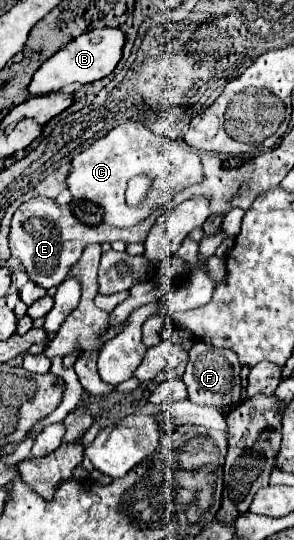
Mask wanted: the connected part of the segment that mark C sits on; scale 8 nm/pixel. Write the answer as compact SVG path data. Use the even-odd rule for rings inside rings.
M125 121L119 127L115 127L113 131L109 131L103 139L95 141L91 147L87 147L85 151L81 151L79 155L73 157L73 169L67 177L67 185L69 185L69 191L73 193L73 197L93 201L101 207L103 223L121 229L121 227L137 225L147 215L151 215L149 203L139 203L137 207L129 207L125 201L127 181L135 175L147 175L153 181L151 193L161 193L163 187L173 189L169 193L169 197L163 197L167 193L161 193L161 205L165 205L171 199L171 195L175 195L191 185L197 185L205 179L201 159L193 149L189 149L187 145L169 143L169 141L161 139L159 135L151 133L141 123Z

